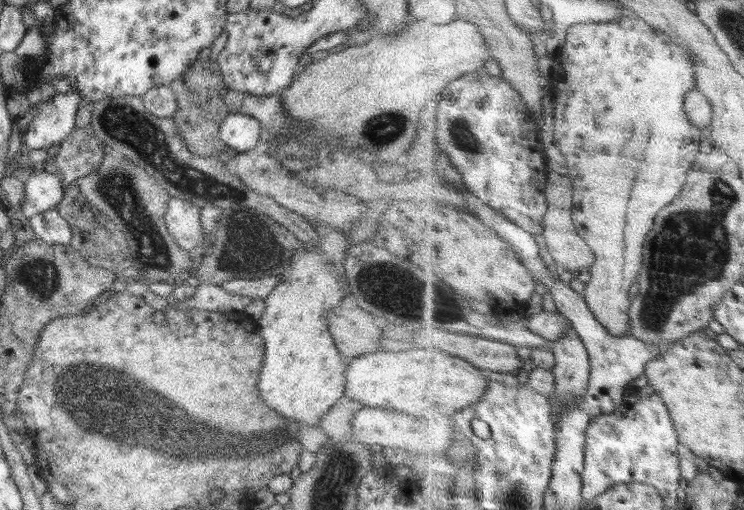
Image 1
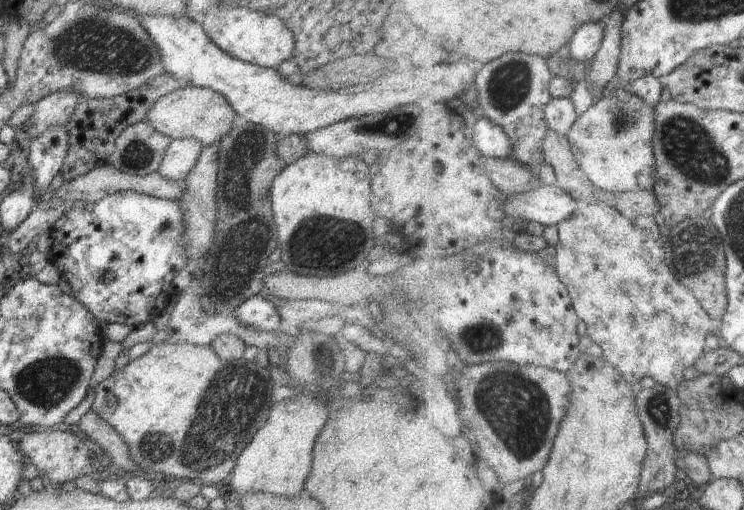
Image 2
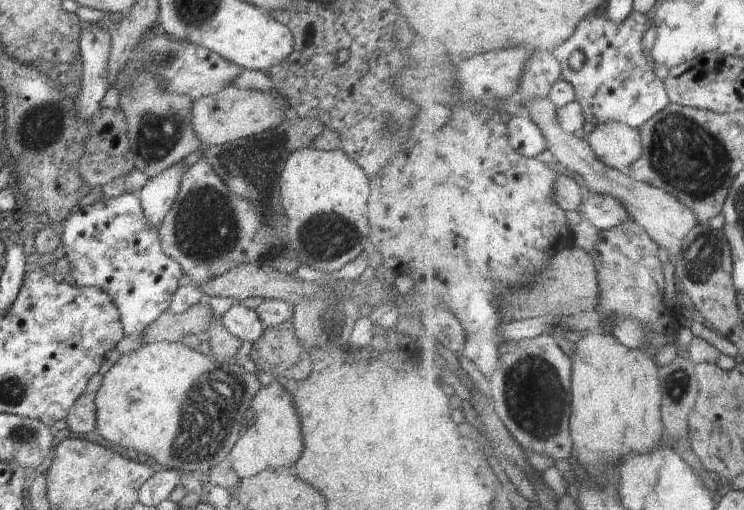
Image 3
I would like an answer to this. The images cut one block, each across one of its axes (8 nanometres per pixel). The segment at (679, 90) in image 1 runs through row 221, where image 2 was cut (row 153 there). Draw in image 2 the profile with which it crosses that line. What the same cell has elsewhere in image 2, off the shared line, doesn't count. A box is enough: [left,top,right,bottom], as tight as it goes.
[568,86,658,193]

